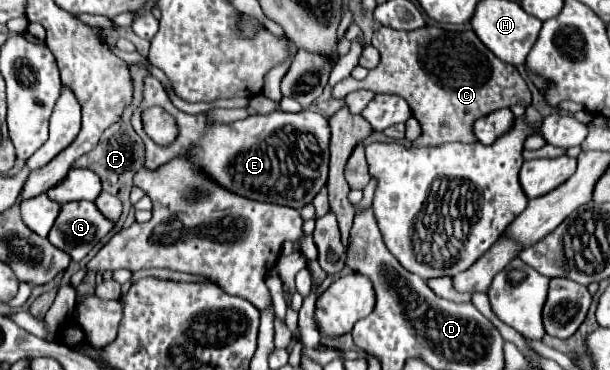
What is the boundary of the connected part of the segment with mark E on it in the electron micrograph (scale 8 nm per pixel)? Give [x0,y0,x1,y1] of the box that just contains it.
[131,74,331,210]

